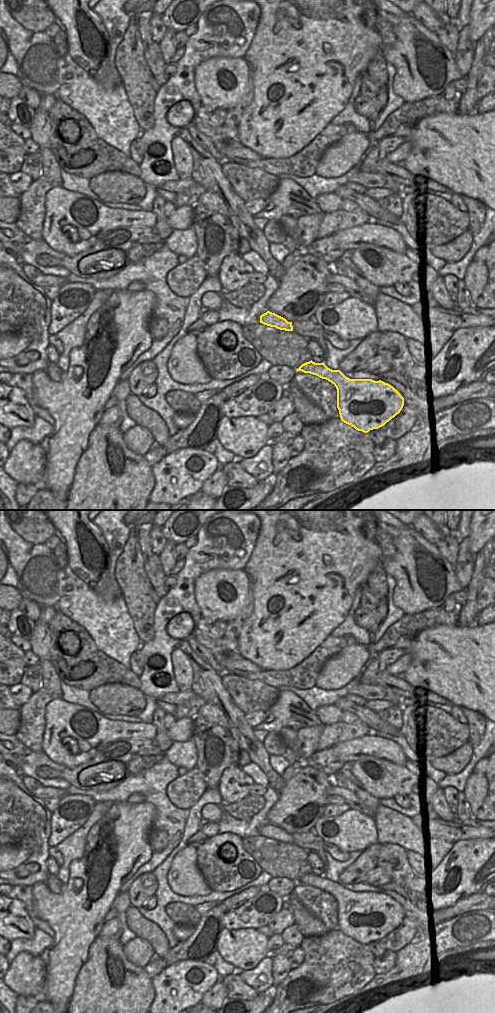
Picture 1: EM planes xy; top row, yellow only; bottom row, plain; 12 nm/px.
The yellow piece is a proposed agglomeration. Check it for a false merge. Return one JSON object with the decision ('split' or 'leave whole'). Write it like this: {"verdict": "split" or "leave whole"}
{"verdict": "leave whole"}

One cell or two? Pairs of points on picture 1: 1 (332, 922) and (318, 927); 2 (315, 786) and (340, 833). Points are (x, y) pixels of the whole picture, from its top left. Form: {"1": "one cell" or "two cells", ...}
{"1": "two cells", "2": "two cells"}

